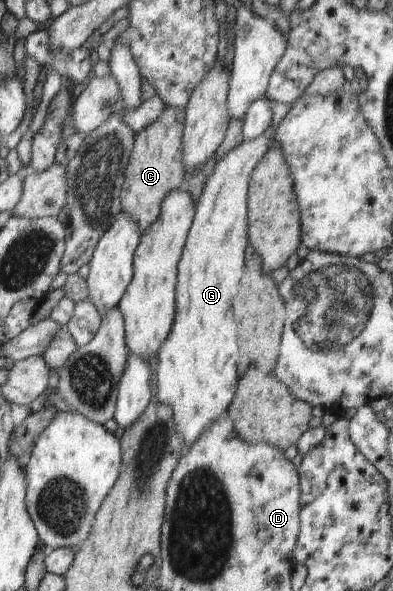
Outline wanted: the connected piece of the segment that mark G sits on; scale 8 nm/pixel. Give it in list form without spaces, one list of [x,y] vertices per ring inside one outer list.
[[[272,126],[254,140],[243,139],[234,150],[228,150],[215,166],[210,178],[195,203],[195,214],[182,256],[176,268],[176,314],[168,338],[158,350],[157,397],[159,402],[172,409],[176,430],[182,434],[186,448],[192,446],[198,436],[220,416],[234,400],[236,394],[236,362],[238,362],[238,336],[236,322],[232,316],[232,299],[239,293],[239,284],[244,274],[246,246],[248,246],[248,195],[252,171],[264,154],[270,150],[275,131]]]

